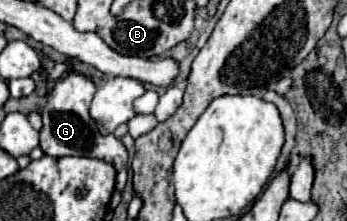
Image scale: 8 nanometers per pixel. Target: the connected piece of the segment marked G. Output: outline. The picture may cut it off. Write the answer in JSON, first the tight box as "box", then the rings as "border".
{"box":[40,71,128,171],"border":[[[72,71],[66,77],[62,77],[60,81],[56,81],[56,85],[52,87],[52,91],[48,95],[48,101],[46,101],[46,105],[42,107],[42,113],[40,113],[42,115],[42,123],[44,123],[44,127],[40,129],[40,147],[50,157],[80,155],[80,157],[104,159],[104,161],[112,163],[116,167],[116,171],[120,171],[120,169],[126,168],[127,166],[128,153],[120,139],[116,139],[114,135],[102,135],[100,129],[98,129],[98,123],[90,117],[90,101],[92,101],[94,91],[96,91],[96,83],[88,75],[78,73],[78,71]]]}

